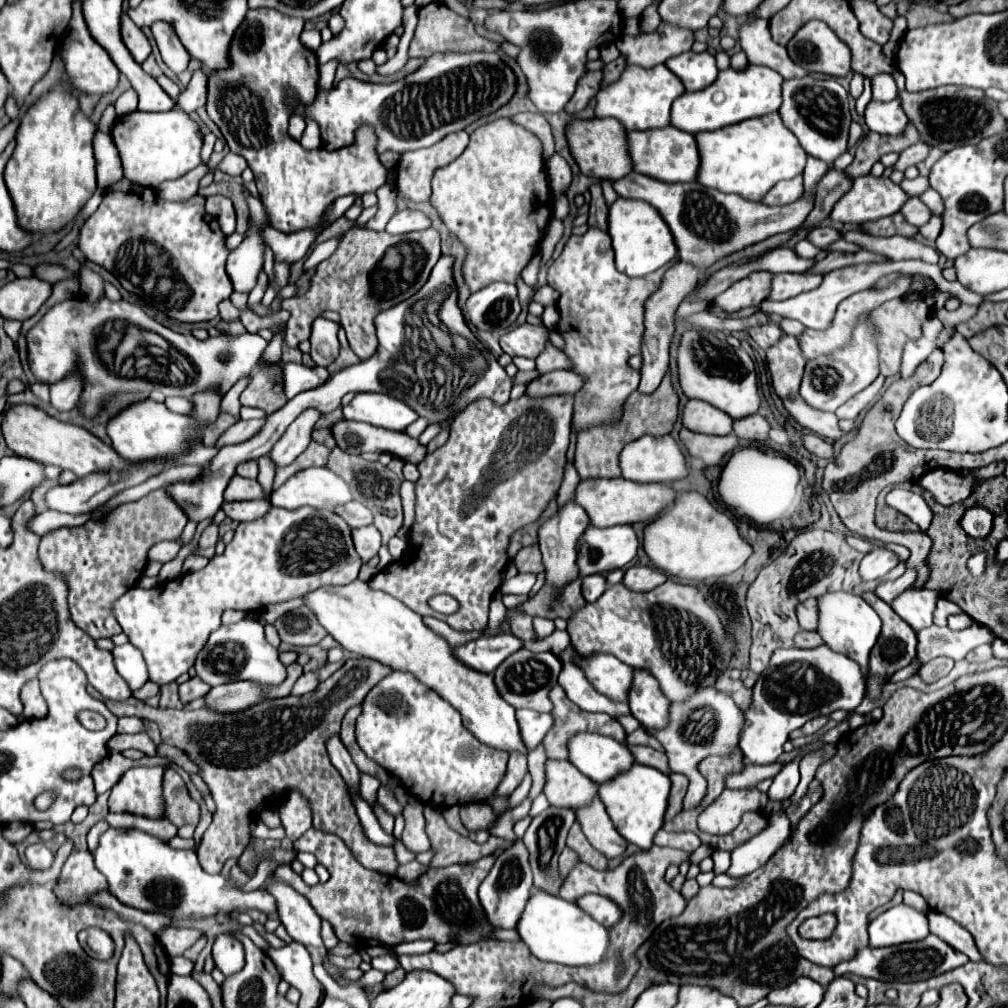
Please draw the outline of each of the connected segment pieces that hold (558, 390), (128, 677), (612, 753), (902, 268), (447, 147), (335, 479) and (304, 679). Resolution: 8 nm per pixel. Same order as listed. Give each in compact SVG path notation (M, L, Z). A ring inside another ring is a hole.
M569 370L547 372L527 384L525 396L551 396L551 394L573 394L583 386L583 378Z
M123 644L113 648L113 658L115 658L115 668L117 672L125 678L127 686L131 692L139 690L147 680L147 666L141 656L141 652L133 644Z
M595 732L575 734L567 746L569 762L575 764L579 772L583 772L595 784L611 780L633 764L633 756L625 744Z
M901 260L901 262L883 262L883 264L853 264L853 266L845 266L845 268L837 268L837 270L831 270L823 276L823 282L819 288L811 290L811 292L805 292L805 294L799 294L795 298L789 298L789 300L783 300L783 302L769 302L769 300L763 300L759 304L759 310L765 312L765 314L777 314L781 318L793 318L793 320L799 320L801 324L805 324L807 328L815 328L815 330L823 330L831 324L833 316L835 316L835 308L841 300L845 300L847 296L851 296L855 290L867 290L871 288L873 284L877 284L877 280L881 276L887 276L891 272L901 272L901 274L923 274L927 278L931 278L937 288L941 292L951 292L955 294L961 302L965 304L973 304L973 306L979 306L985 298L979 296L979 294L971 294L969 290L965 290L961 284L957 282L947 282L943 276L941 276L941 268L937 264L927 264L923 260Z
M465 130L445 136L439 144L421 148L415 152L405 152L397 166L397 190L405 198L429 198L431 178L437 168L451 164L469 144L469 134Z
M307 468L297 472L271 494L271 504L287 510L301 506L331 510L351 500L349 484L327 468Z
M305 672L293 686L291 694L307 694L313 692L319 686L319 674L317 672Z

